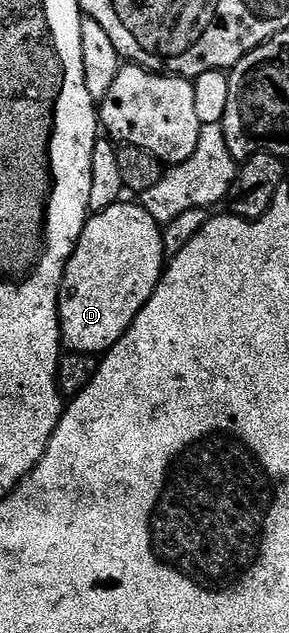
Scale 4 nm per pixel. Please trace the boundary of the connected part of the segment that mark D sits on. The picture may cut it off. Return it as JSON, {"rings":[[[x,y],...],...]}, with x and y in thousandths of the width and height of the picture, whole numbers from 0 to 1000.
{"rings":[[[419,316],[391,322],[363,332],[329,333],[308,343],[304,351],[291,355],[291,365],[270,381],[256,398],[242,404],[242,411],[228,417],[228,430],[215,442],[215,455],[208,457],[208,531],[218,545],[232,548],[253,559],[315,559],[322,562],[356,562],[394,550],[394,543],[408,543],[408,537],[429,534],[433,524],[464,512],[464,506],[478,499],[478,493],[491,493],[491,487],[519,474],[519,468],[540,458],[540,450],[554,445],[554,438],[567,434],[574,425],[574,403],[567,397],[567,363],[557,352],[543,351],[522,335],[516,335],[481,318],[443,319],[446,316]]]}

